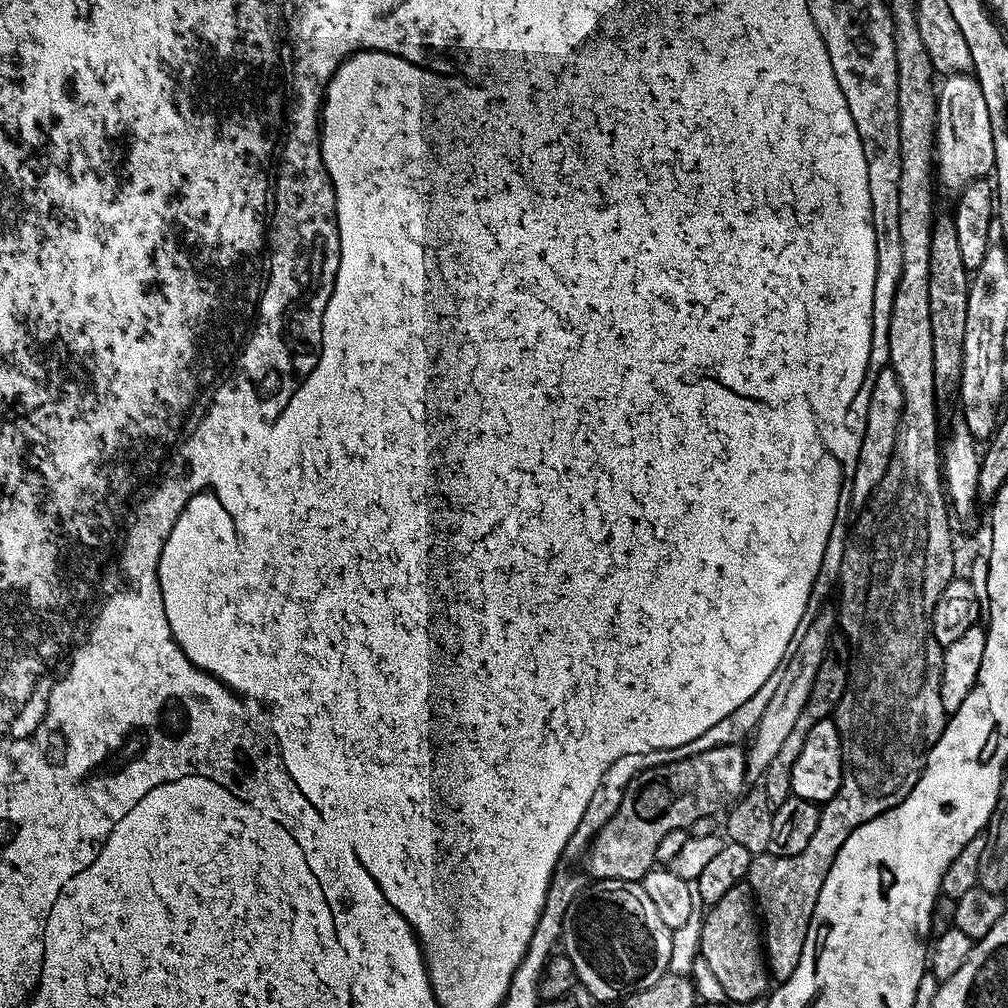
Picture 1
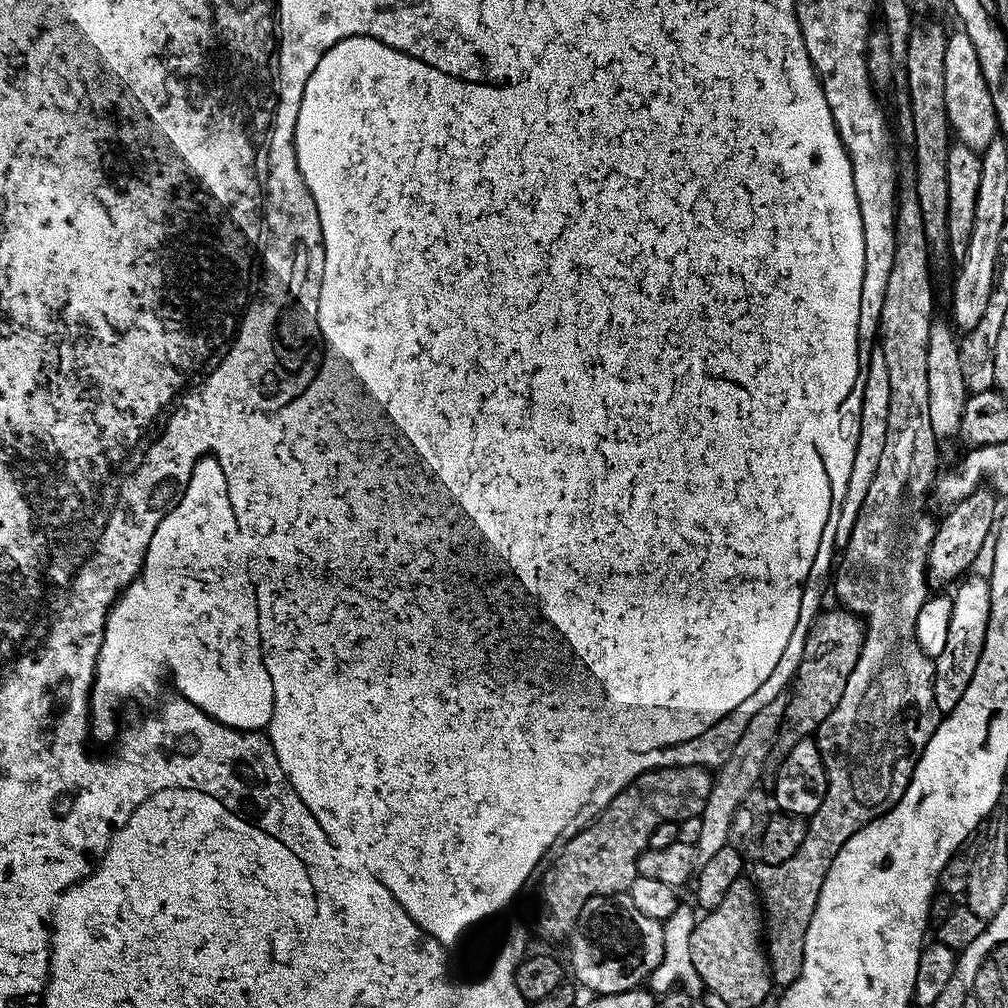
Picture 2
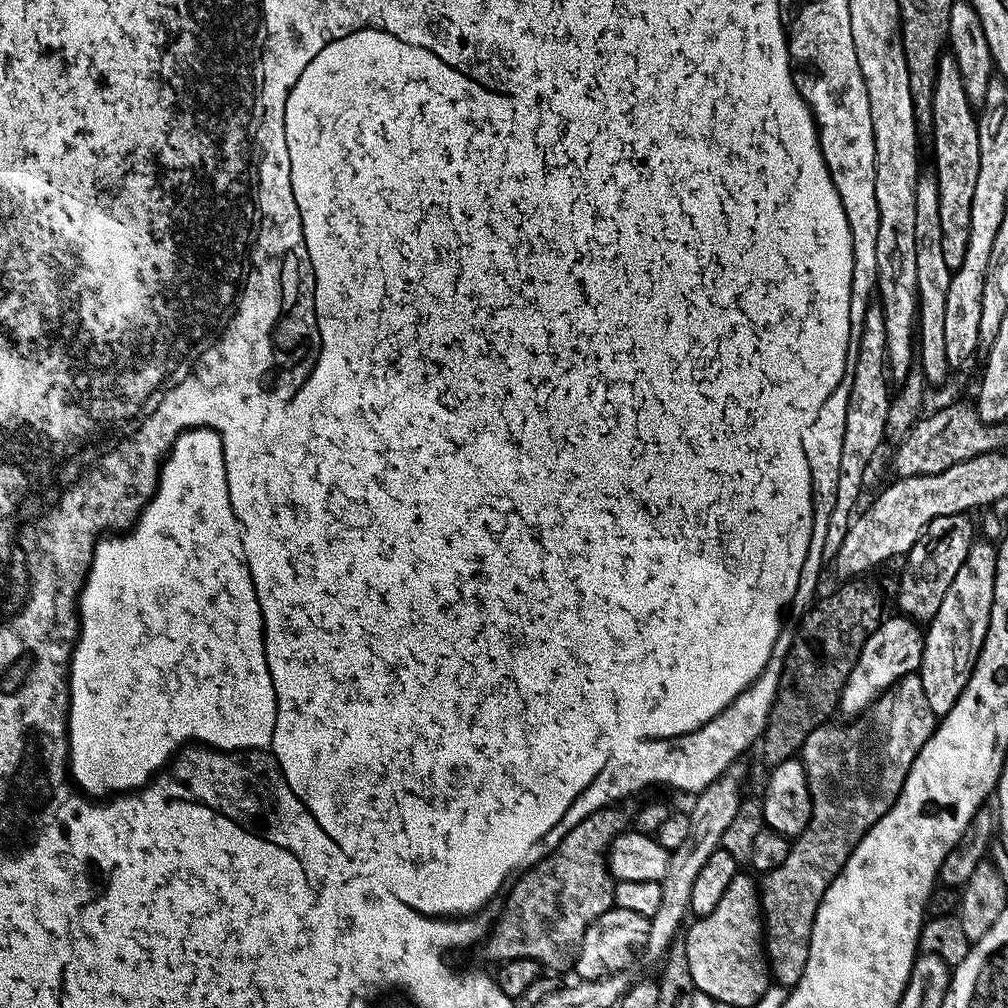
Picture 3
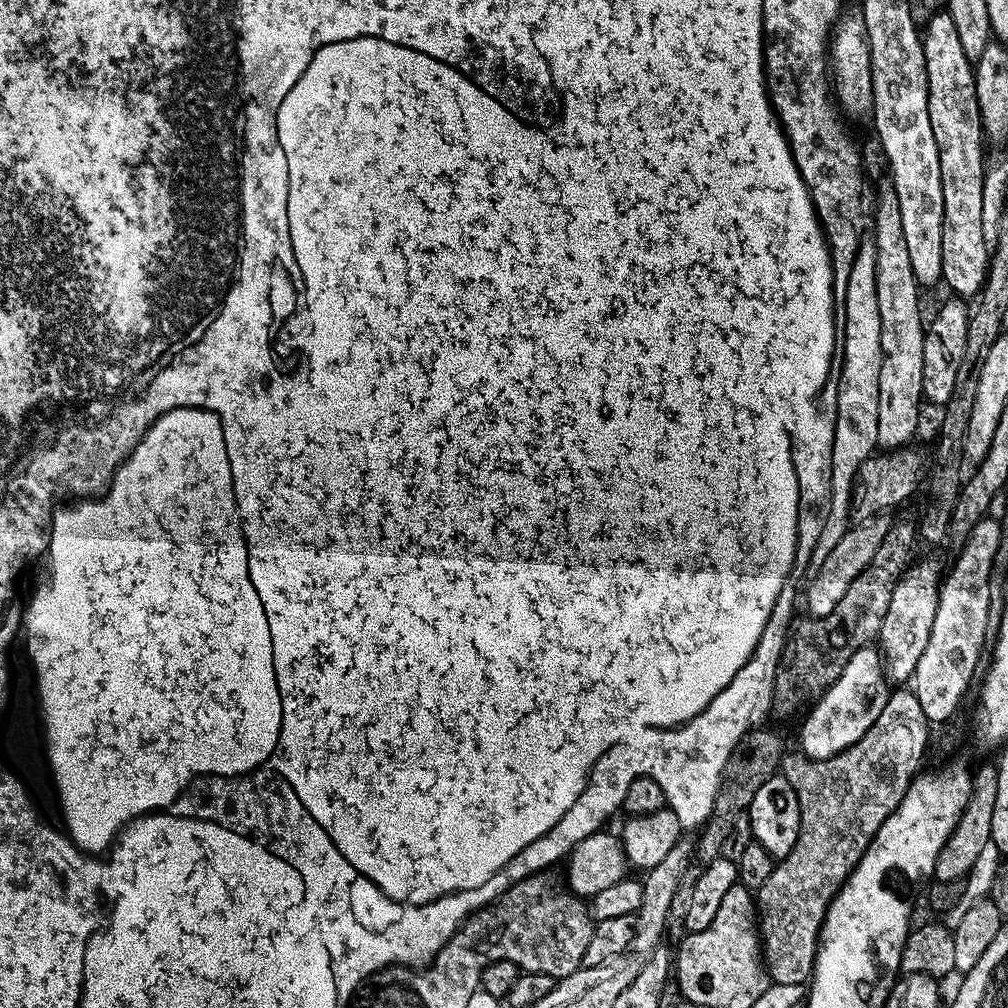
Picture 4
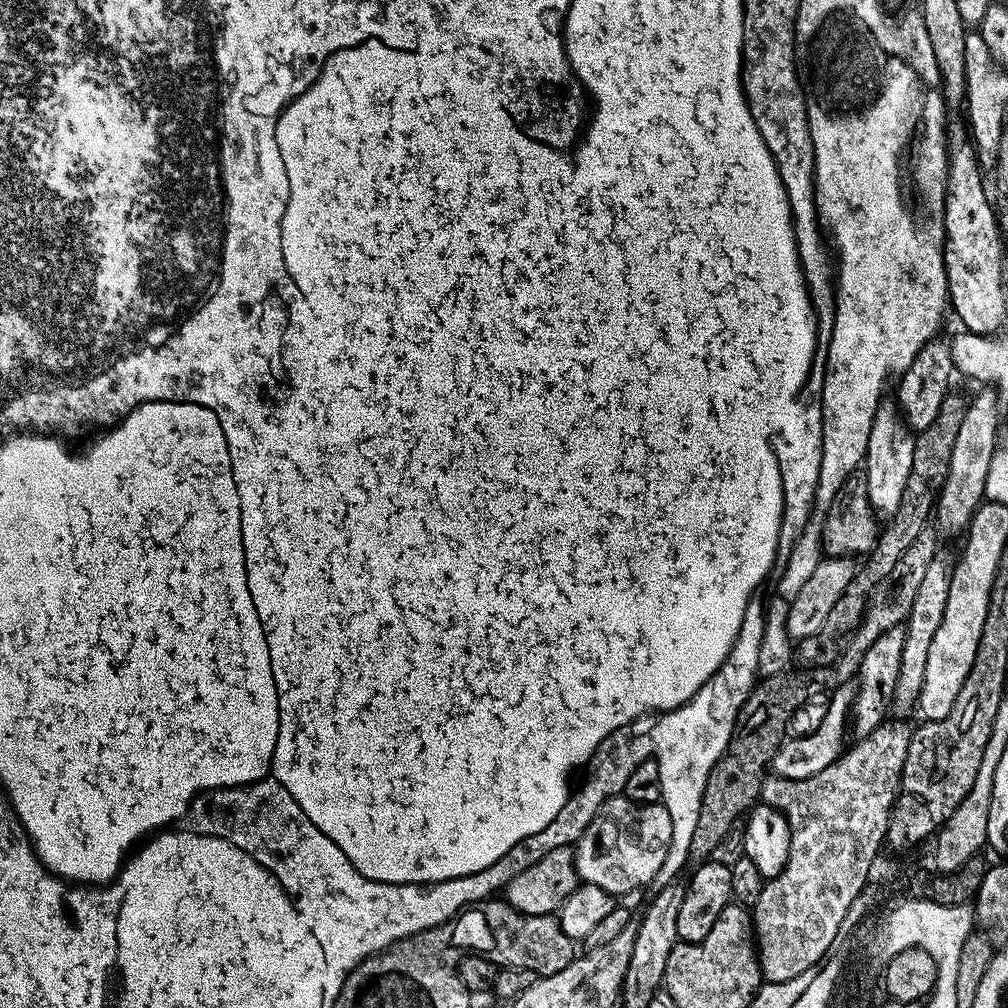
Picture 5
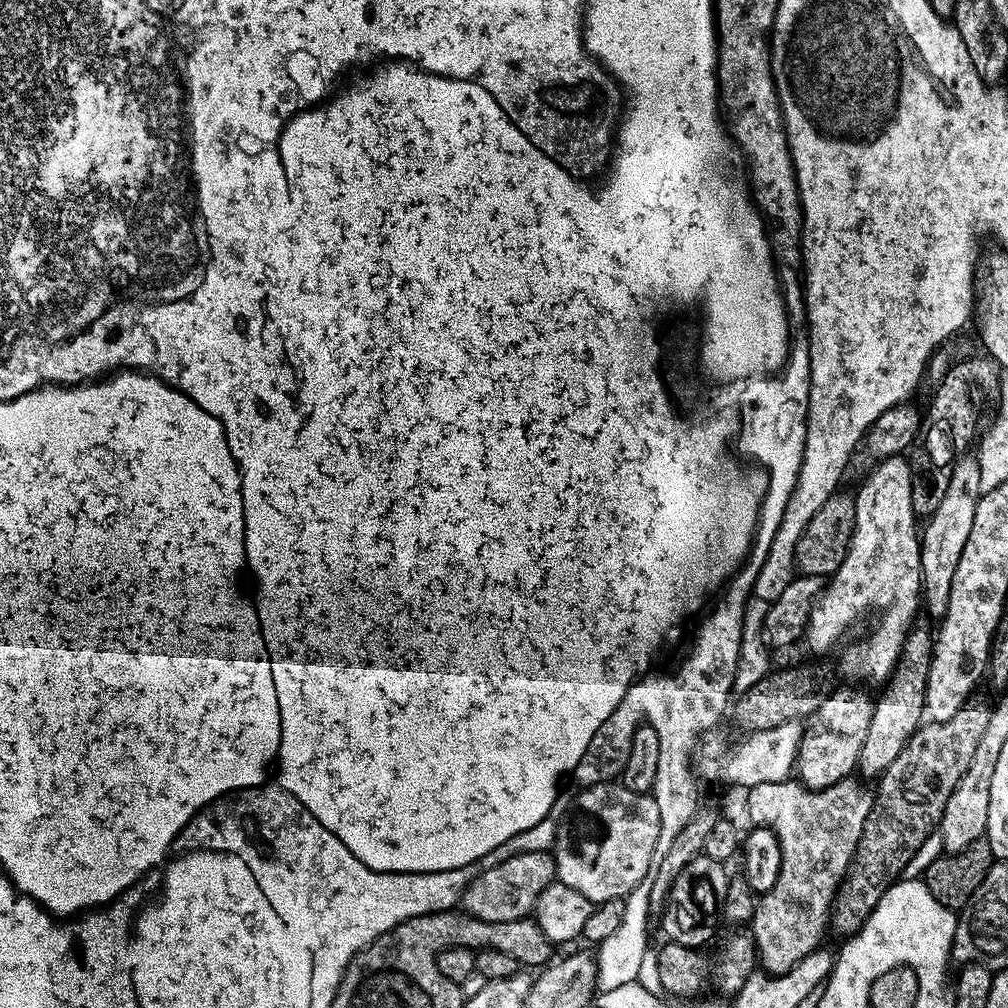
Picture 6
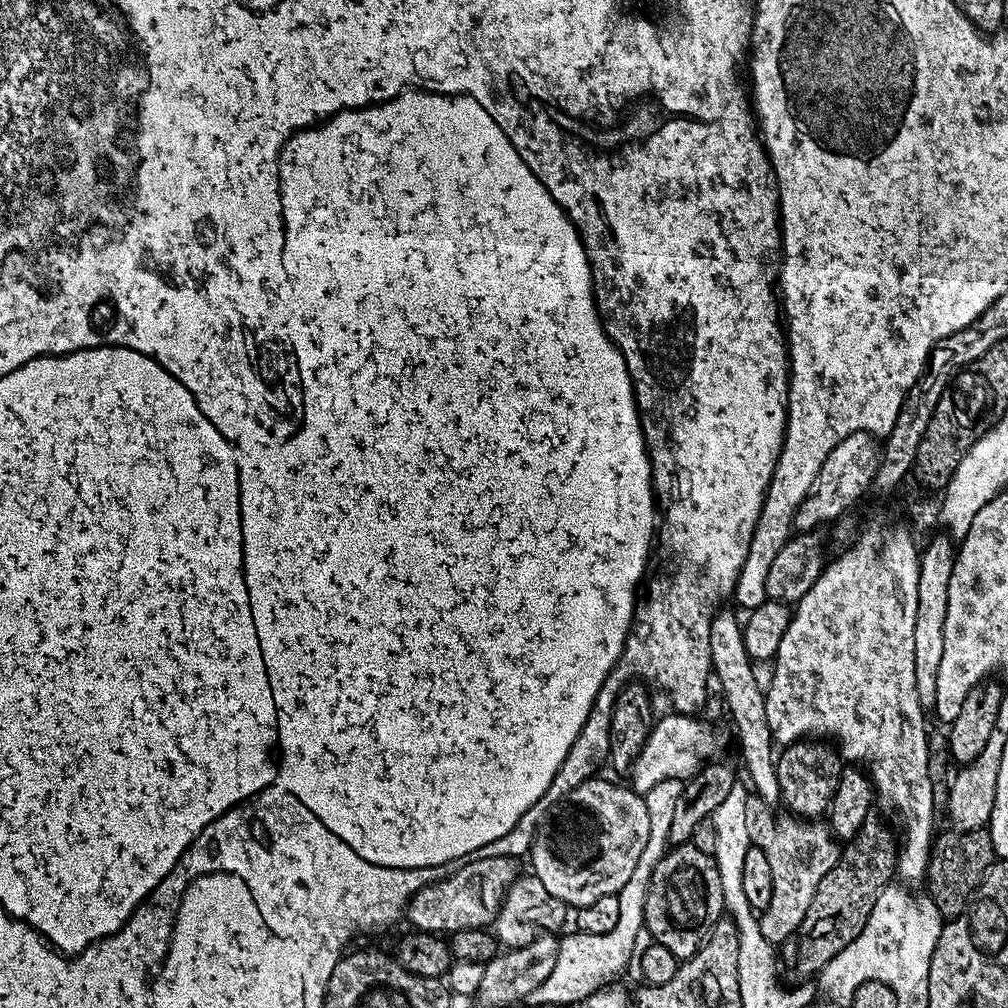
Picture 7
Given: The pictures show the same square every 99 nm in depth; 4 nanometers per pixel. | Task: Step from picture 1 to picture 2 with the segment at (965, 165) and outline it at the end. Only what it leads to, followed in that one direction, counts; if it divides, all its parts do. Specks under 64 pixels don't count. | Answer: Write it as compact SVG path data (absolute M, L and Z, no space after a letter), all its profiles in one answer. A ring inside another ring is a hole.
M962 30L948 32L944 94L948 127L954 133L955 139L973 150L987 149L998 134L996 111L990 98L990 90L986 86L986 78L982 74L982 66L978 62L978 52Z

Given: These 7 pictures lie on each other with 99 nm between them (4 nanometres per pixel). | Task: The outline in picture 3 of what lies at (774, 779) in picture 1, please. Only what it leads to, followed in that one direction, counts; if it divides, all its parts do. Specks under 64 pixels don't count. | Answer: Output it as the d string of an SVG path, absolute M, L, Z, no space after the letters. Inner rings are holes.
M864 582L841 583L840 592L830 593L825 600L817 599L799 621L800 629L795 629L792 645L788 647L780 686L759 745L768 766L793 759L812 731L837 715L840 695L855 663L859 661L859 652L882 621L879 594L860 583Z

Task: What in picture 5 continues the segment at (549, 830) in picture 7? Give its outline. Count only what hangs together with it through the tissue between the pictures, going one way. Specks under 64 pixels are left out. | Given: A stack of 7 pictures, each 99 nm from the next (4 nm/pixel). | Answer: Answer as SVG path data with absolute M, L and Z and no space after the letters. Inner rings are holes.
M623 794L612 796L602 802L602 806L574 845L576 875L583 883L598 886L614 898L620 898L623 892L632 892L643 884L651 885L656 879L658 870L662 870L666 850L670 850L671 833L670 810L666 810L663 803L636 804Z

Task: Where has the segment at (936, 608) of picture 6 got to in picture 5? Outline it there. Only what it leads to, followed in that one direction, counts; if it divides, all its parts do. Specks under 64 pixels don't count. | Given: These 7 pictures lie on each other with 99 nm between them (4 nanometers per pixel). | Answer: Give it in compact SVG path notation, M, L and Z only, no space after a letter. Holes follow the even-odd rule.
M991 387L980 388L976 397L971 397L966 418L962 418L962 426L958 426L958 439L954 442L954 450L950 450L950 470L946 474L944 489L936 499L934 524L941 533L952 536L955 532L963 533L972 516L980 505L985 503L986 478L990 470L990 462L998 447L996 435L1000 432L1000 409L997 394Z

